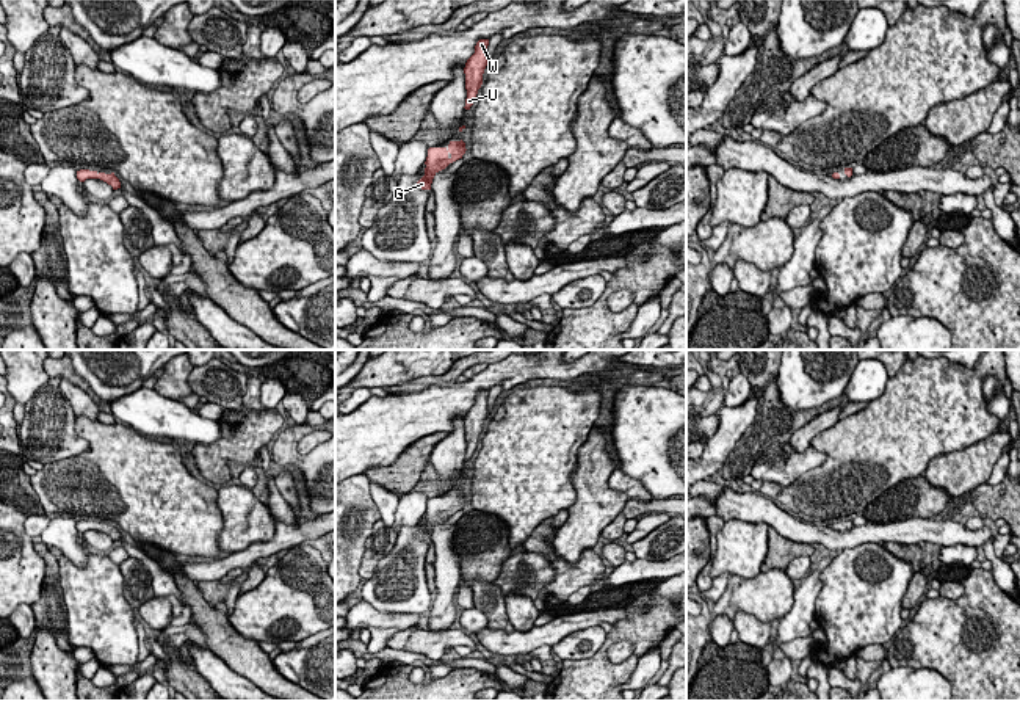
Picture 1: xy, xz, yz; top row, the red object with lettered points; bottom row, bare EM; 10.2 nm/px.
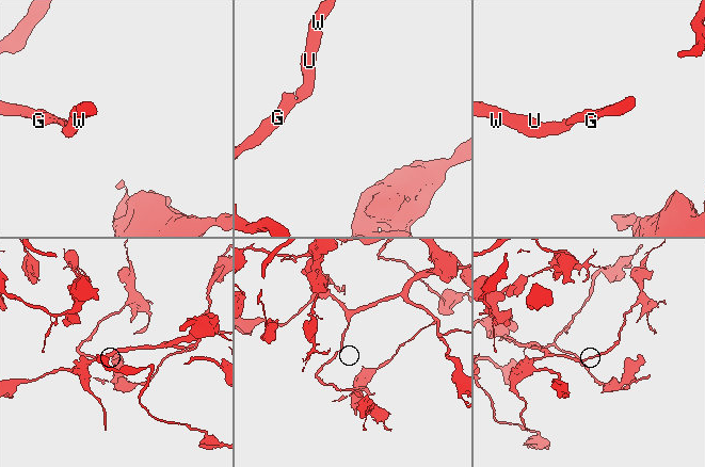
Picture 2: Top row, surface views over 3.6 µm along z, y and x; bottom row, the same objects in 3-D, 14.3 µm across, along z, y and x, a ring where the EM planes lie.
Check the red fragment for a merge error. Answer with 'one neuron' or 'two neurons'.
one neuron

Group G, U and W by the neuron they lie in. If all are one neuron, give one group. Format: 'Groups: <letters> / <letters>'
Groups: G U W

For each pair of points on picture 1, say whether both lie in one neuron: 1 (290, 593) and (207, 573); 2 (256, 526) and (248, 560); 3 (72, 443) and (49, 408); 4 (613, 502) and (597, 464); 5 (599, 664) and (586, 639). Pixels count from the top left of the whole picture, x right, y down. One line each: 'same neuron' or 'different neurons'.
1: different neurons
2: different neurons
3: same neuron
4: same neuron
5: different neurons

